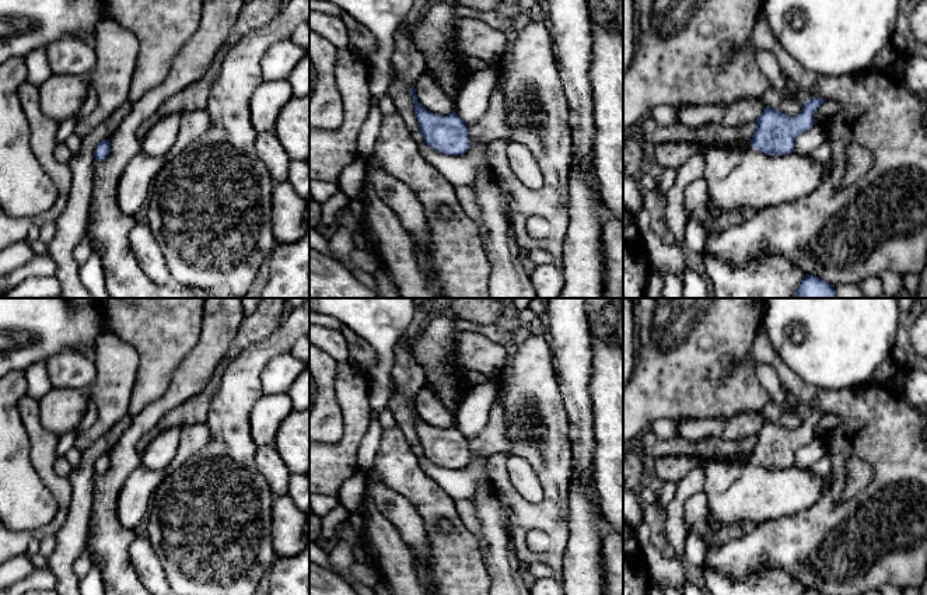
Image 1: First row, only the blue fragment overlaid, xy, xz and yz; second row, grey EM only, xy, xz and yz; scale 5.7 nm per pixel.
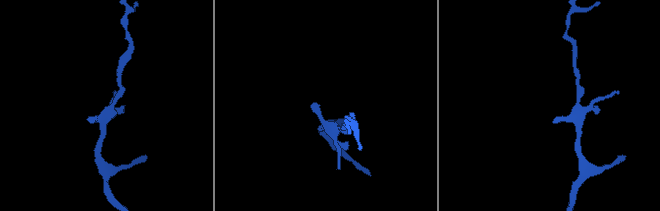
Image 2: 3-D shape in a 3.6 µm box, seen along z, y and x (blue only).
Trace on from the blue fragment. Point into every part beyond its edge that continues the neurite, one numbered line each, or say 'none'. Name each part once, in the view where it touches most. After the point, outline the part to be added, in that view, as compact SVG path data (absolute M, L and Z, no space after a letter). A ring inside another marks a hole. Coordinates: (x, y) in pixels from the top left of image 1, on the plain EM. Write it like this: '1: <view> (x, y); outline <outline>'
none

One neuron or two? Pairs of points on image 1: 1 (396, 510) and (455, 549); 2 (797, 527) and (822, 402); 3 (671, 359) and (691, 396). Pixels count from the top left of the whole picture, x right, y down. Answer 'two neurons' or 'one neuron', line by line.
1: two neurons
2: one neuron
3: one neuron

